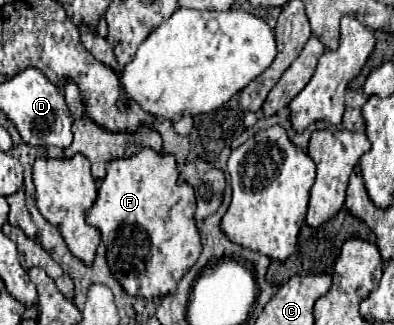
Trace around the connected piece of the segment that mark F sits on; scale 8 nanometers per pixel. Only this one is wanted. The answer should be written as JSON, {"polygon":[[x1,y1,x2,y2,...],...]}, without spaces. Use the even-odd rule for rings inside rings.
{"polygon":[[142,149,138,155,128,159,116,159,108,163,108,173,100,181,98,199,88,211,88,223,100,231,102,243,106,247,106,261,112,275,120,281,128,295,138,295,144,299,166,297,176,291,178,281,184,273,198,261,202,251,200,235,194,223,196,197,188,183,178,183,178,171,174,155,154,153,152,149]]}

